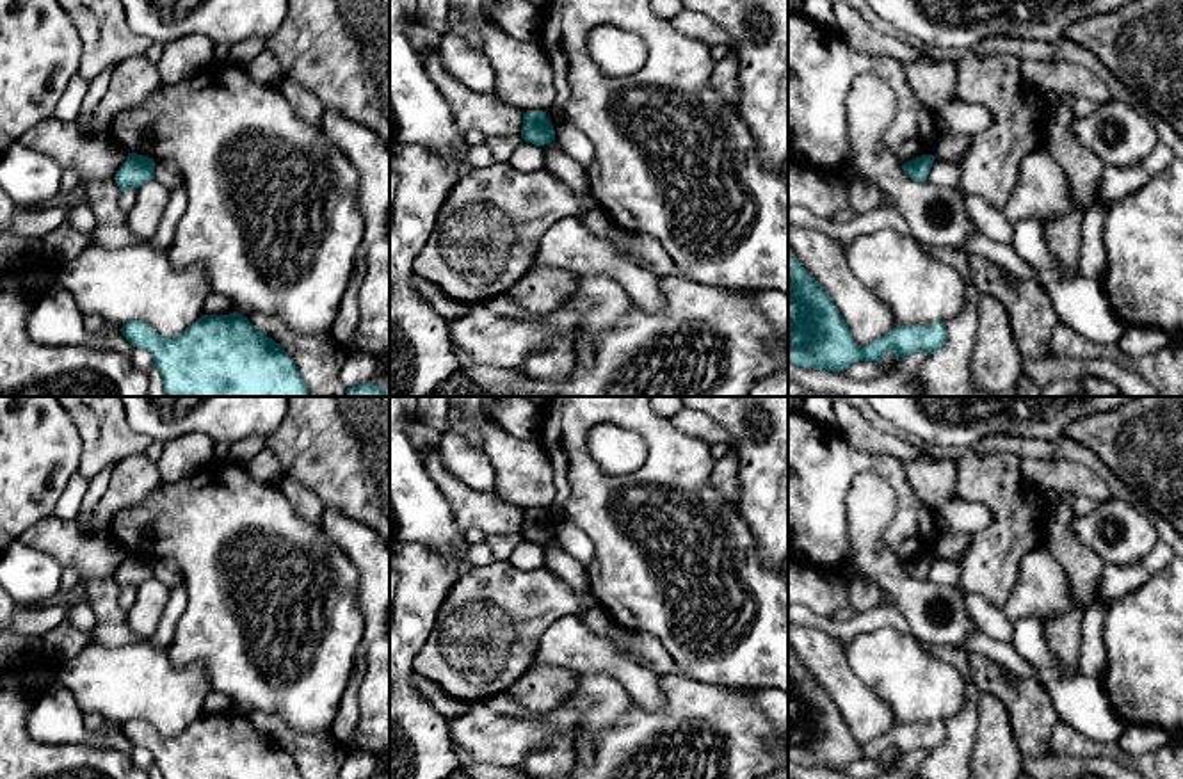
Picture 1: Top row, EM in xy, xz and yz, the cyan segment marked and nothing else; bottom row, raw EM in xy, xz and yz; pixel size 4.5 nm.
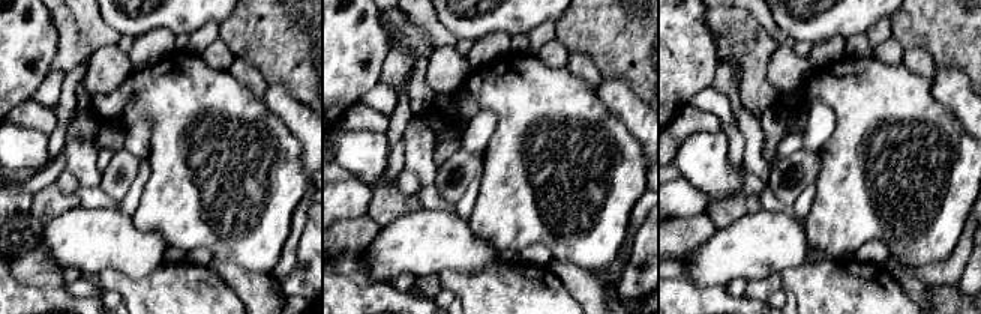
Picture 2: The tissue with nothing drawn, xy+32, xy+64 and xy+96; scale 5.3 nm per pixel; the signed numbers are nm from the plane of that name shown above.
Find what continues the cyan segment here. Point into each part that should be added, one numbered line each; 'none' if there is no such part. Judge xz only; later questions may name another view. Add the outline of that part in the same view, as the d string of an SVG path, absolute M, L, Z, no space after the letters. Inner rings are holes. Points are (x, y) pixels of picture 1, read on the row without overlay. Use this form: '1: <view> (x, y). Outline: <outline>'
none

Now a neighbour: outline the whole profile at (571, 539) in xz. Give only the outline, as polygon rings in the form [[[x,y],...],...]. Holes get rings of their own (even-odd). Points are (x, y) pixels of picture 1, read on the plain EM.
[[[569,521],[553,523],[555,542],[582,566],[594,560],[596,548],[589,535]]]

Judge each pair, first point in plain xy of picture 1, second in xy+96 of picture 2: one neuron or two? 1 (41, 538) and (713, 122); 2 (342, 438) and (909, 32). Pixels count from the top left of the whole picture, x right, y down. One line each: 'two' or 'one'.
1: one
2: one

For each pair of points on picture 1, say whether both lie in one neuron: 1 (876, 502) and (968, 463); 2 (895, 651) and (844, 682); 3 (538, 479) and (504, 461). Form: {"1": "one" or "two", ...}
{"1": "two", "2": "two", "3": "one"}

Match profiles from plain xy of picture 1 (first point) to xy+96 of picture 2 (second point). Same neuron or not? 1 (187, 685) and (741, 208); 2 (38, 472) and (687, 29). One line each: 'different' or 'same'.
1: different
2: same

